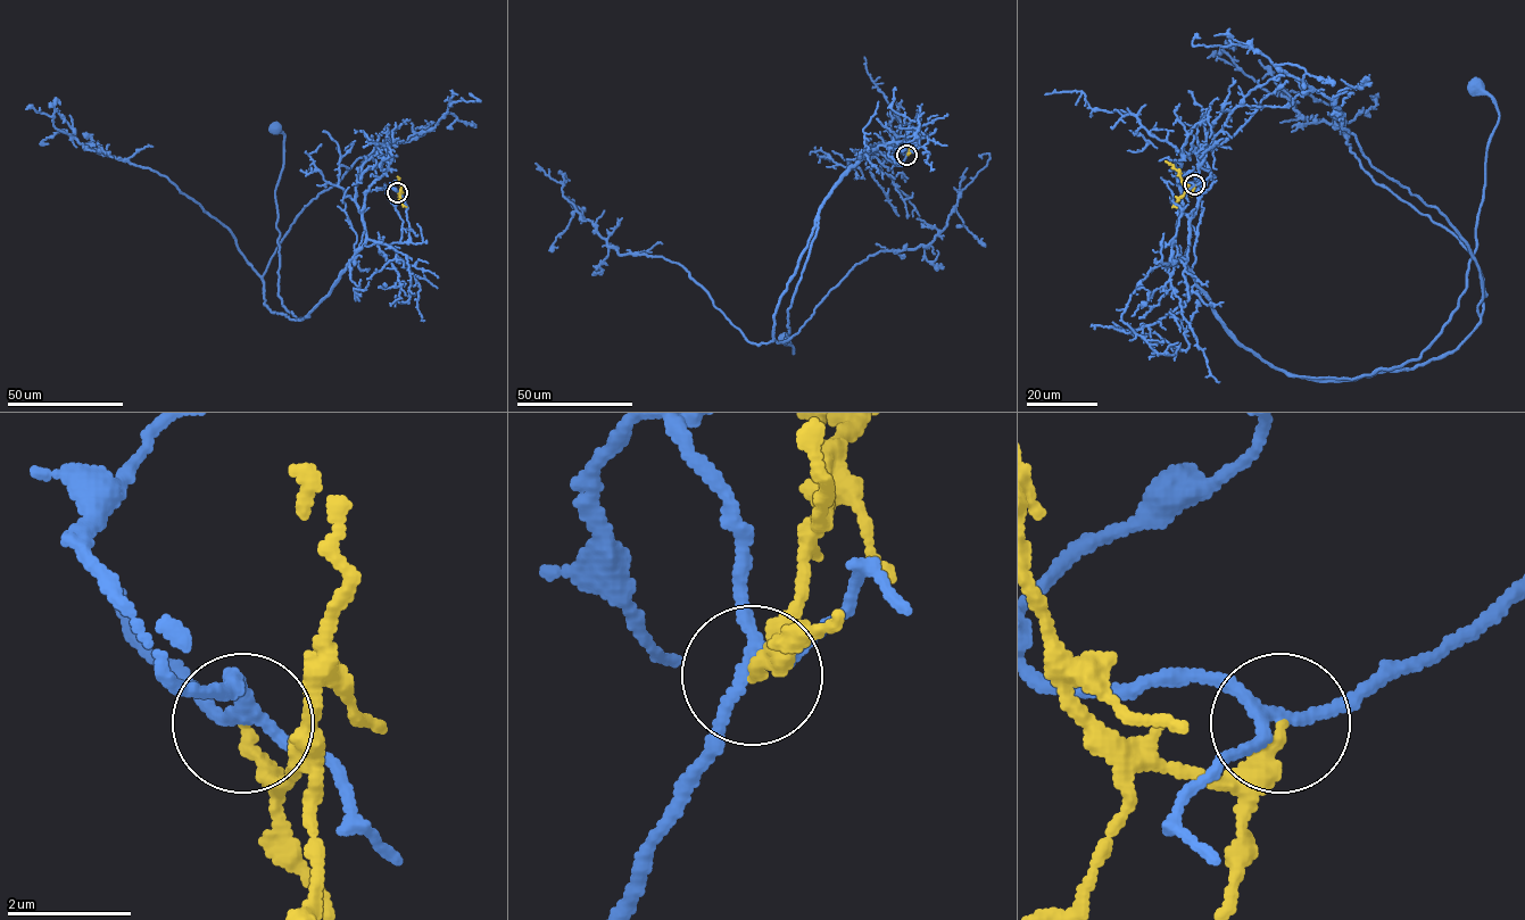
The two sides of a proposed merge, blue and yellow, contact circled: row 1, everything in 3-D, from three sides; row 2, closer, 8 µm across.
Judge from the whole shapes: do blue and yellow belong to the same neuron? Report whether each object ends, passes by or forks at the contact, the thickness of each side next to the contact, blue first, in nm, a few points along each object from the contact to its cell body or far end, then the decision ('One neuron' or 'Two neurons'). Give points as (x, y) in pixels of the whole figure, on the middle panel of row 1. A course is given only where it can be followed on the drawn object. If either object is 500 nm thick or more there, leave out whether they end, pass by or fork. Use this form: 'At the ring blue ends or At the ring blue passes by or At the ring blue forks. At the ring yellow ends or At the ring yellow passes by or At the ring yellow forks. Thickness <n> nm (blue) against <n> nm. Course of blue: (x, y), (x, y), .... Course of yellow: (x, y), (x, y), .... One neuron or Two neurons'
At the ring blue forks. At the ring yellow ends. Thickness 170 nm (blue) against 200 nm. Course of blue: (906, 155), (898, 166), (871, 147), (826, 199), (788, 309), (785, 344), (793, 353), (788, 338). Course of yellow: (906, 155), (910, 146), (906, 135). Two neurons

